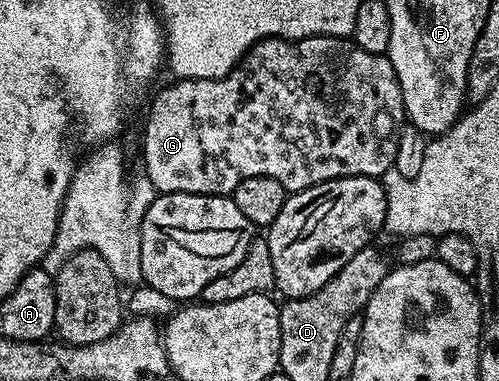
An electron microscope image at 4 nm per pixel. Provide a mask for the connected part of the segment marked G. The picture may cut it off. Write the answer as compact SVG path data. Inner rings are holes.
M309 36L303 40L280 40L271 38L260 40L250 47L241 62L224 78L219 80L179 80L162 88L154 96L150 104L150 117L146 120L146 137L142 140L142 160L146 163L145 179L152 182L155 193L187 192L197 196L230 196L236 186L244 178L267 176L276 178L287 193L293 194L316 186L320 182L328 182L345 176L373 176L381 178L388 169L394 167L396 158L396 142L398 129L404 116L402 107L402 91L396 78L396 70L392 70L389 55L381 52L360 50L353 39L341 36Z

